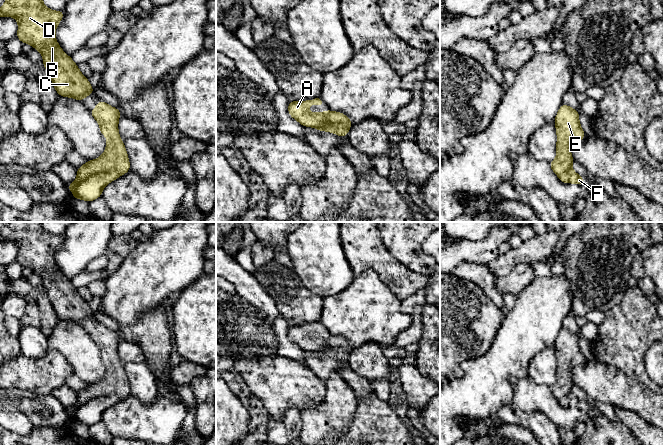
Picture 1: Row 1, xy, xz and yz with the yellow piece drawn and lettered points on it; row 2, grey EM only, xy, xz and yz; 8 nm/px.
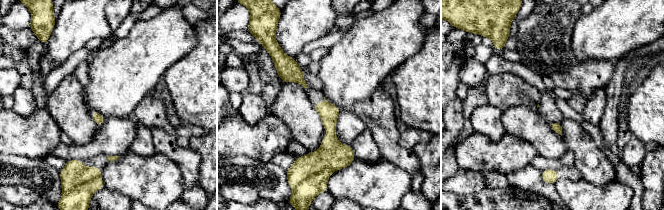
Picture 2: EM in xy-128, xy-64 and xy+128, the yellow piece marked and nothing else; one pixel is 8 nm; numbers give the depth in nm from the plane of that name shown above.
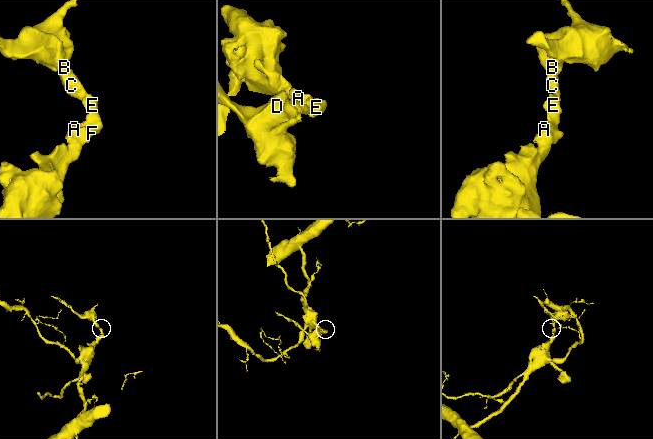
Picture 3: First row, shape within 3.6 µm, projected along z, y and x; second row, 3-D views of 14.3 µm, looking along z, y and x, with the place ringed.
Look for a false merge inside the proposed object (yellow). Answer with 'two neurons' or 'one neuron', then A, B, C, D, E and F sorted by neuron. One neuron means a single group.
two neurons; A B C D E / F

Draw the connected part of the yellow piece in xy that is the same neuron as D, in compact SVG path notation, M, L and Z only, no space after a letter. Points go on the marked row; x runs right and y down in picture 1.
M6 0L0 7L0 17L14 17L19 25L16 37L24 44L30 44L43 57L43 65L61 97L71 97L81 101L88 95L94 95L93 87L80 72L77 64L59 46L55 39L55 30L64 17L64 10L54 11L47 8L42 0Z

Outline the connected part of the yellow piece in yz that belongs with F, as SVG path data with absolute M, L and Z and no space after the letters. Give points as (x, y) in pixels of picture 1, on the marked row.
M569 169L568 171L565 171L558 175L558 178L563 183L576 183L578 185L585 185L584 183L584 177L578 175L574 170Z

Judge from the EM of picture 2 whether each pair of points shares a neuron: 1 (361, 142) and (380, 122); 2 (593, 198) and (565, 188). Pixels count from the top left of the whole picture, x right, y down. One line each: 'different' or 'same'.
1: different
2: same

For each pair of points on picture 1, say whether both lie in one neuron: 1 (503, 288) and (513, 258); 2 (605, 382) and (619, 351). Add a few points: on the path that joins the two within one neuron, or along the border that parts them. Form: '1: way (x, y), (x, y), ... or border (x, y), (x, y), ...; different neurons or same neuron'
1: border (528, 262), (519, 262), (506, 275), (495, 277); different neurons
2: border (594, 358), (613, 365), (632, 379); different neurons

